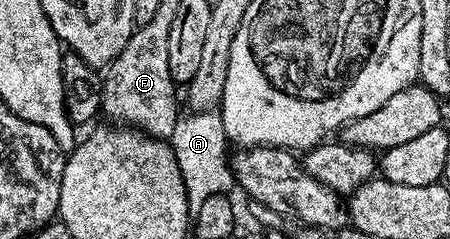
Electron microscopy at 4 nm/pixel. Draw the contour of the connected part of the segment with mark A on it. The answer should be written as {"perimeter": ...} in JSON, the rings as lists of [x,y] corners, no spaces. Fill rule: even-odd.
{"perimeter":[[[189,111],[178,116],[175,123],[175,131],[171,138],[173,147],[173,154],[179,163],[179,171],[183,175],[183,183],[187,191],[187,203],[189,204],[190,214],[197,213],[199,206],[211,199],[211,195],[219,195],[220,193],[228,194],[229,188],[234,188],[235,182],[233,180],[233,171],[231,168],[231,159],[229,150],[227,151],[227,138],[225,135],[225,128],[223,127],[223,119],[220,112],[217,111]]]}

